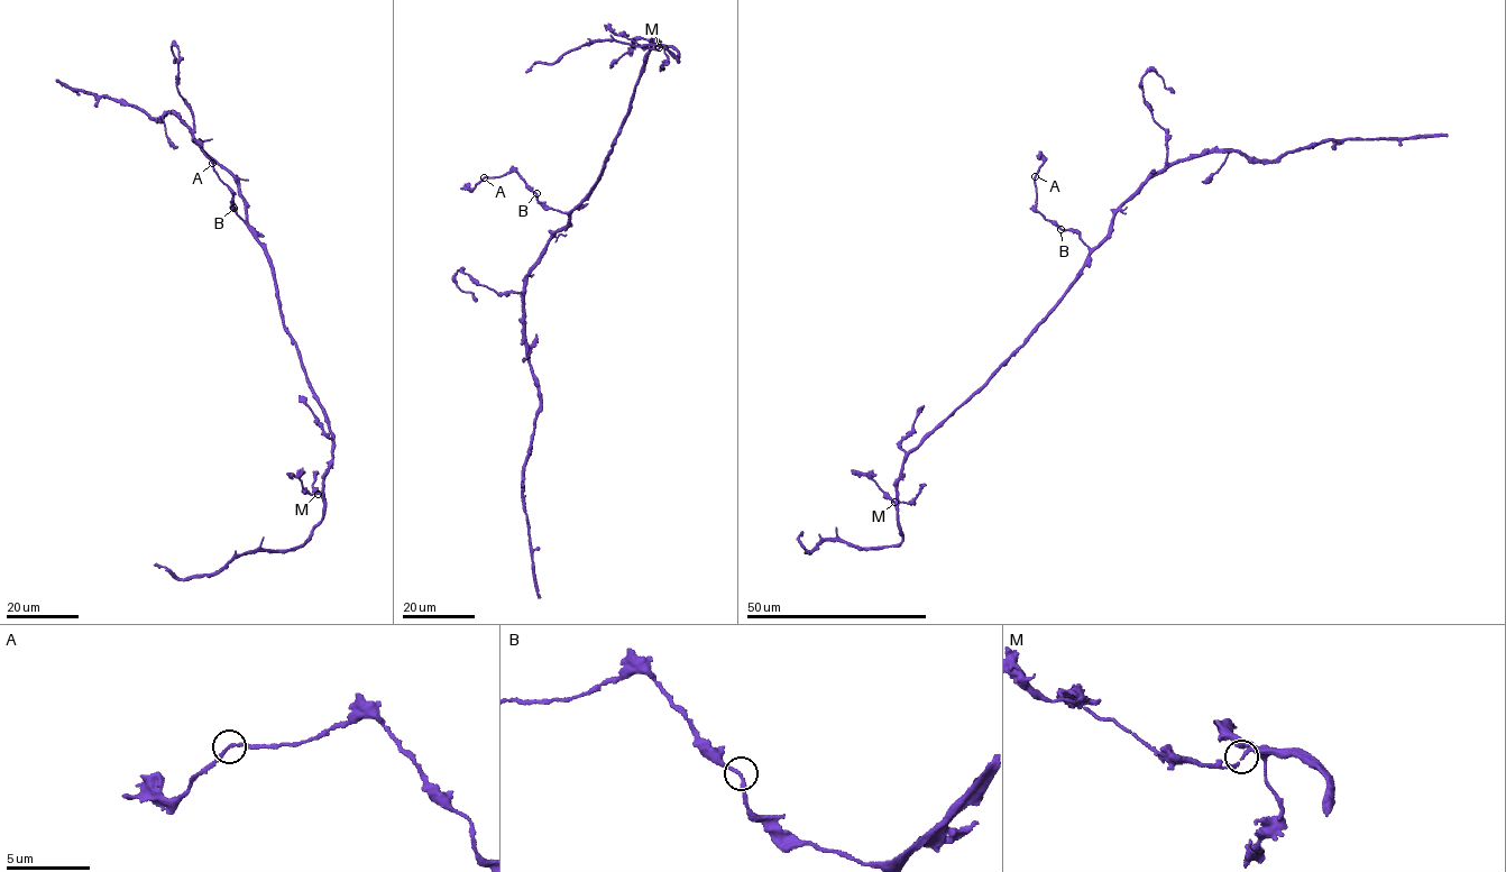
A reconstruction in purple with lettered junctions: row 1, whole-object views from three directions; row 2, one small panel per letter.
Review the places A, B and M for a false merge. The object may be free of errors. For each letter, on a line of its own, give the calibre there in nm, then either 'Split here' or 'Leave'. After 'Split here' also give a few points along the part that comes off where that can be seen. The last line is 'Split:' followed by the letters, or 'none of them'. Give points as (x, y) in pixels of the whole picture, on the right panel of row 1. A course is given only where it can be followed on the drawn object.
A: Thickness 150 nm. Leave
B: Thickness 170 nm. Leave
M: Thickness 170 nm. Leave
Split: none of them

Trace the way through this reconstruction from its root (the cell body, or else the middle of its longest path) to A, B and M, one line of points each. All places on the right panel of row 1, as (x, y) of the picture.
A: (1055, 309), (1085, 264), (1089, 250), (1080, 236), (1062, 230), (1036, 209), (1035, 176)
B: (1055, 309), (1085, 264), (1089, 251), (1080, 236), (1061, 229)
M: (1055, 309), (985, 384), (908, 455), (894, 502)

